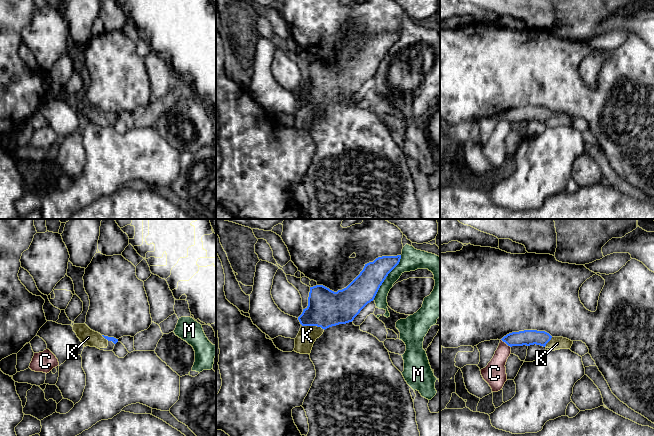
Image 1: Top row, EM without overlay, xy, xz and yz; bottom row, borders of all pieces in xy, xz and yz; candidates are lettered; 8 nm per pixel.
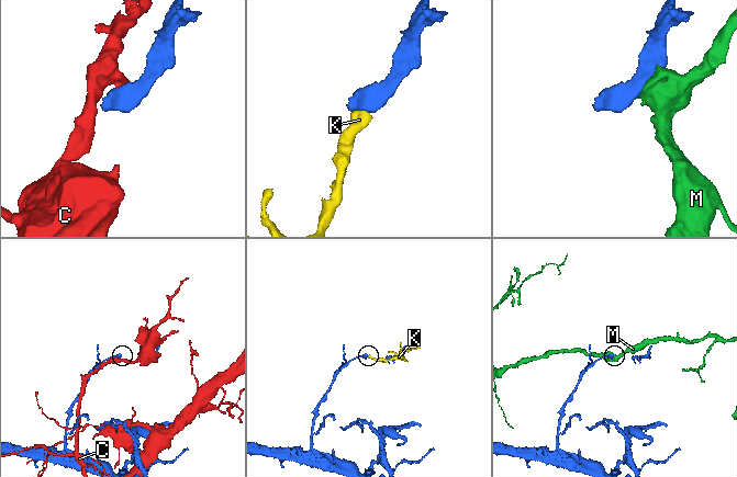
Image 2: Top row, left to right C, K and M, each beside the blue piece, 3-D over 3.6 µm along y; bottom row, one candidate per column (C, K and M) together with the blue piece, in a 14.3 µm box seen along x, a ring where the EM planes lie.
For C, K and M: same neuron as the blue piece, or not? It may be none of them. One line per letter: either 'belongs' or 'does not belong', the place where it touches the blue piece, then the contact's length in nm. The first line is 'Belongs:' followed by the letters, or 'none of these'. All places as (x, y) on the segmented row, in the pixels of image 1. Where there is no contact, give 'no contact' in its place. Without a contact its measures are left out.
Belongs: K
C: does not belong; meets blue in yz at (506, 343); contact 100 nm long
K: belongs; meets blue in xz at (313, 325); contact 190 nm long
M: does not belong; meets blue in xz at (386, 276); contact 420 nm long

